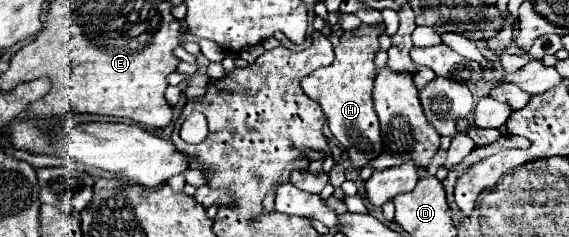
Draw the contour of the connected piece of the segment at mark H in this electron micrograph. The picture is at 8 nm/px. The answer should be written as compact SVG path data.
M362 25L356 33L344 33L340 37L338 47L334 47L336 59L332 61L332 65L310 73L300 83L304 93L310 99L320 103L326 115L326 123L332 135L336 137L336 141L344 145L346 151L366 153L368 163L374 157L378 157L378 153L382 151L380 123L372 107L372 89L374 89L374 77L376 77L374 53L380 49L378 47L380 33L382 33L380 27L368 27L368 25Z

